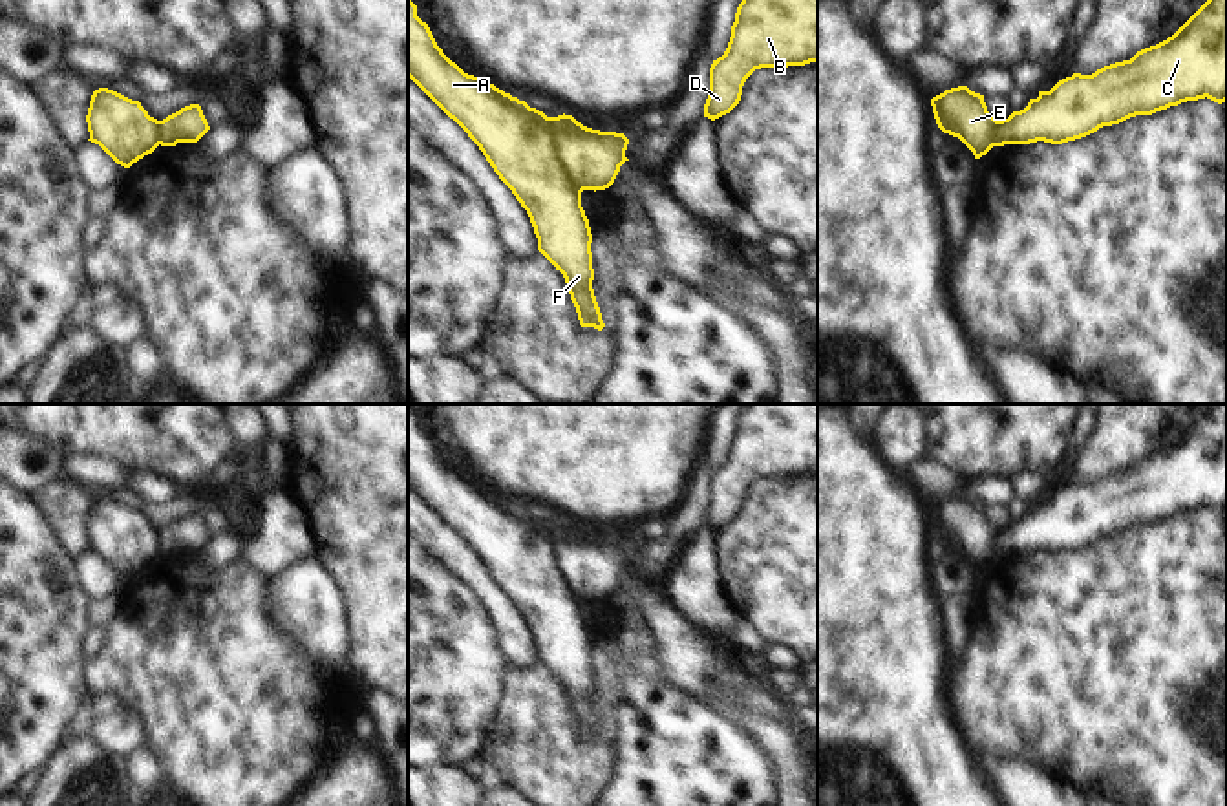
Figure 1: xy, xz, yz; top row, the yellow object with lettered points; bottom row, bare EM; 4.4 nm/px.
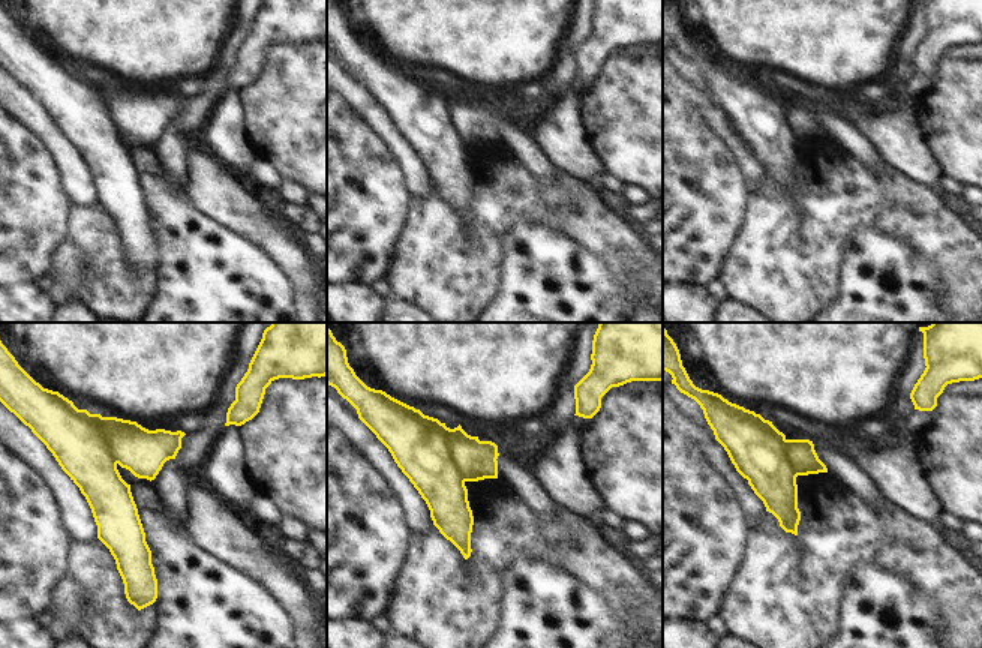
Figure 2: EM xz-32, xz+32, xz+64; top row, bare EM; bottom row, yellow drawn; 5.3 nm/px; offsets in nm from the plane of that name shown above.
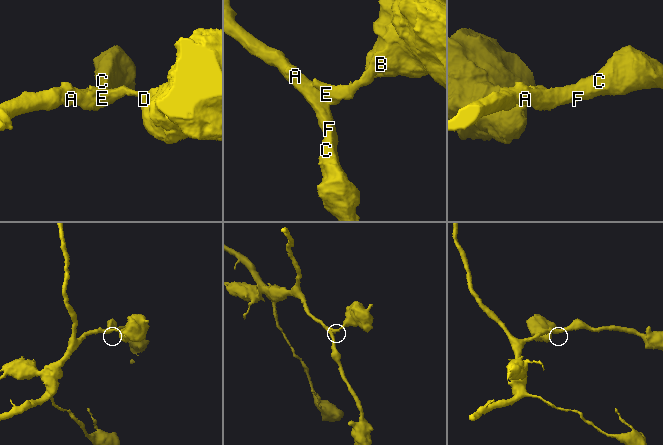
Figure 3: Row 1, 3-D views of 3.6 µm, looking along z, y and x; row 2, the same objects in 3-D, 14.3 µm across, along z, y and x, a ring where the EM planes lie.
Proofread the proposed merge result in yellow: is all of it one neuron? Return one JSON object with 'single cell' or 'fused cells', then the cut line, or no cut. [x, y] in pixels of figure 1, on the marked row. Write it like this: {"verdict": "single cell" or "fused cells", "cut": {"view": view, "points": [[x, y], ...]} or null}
{"verdict": "fused cells", "cut": {"view": "xz", "points": [[551, 117], [551, 139], [556, 159], [580, 192]]}}

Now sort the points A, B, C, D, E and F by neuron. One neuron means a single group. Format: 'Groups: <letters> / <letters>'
Groups: A C F / B D E.

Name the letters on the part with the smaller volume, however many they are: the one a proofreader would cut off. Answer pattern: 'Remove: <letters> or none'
Remove: B, D, E

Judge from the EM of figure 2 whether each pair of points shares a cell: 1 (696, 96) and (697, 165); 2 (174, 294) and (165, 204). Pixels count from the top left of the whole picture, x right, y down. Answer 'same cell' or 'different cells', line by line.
1: different cells
2: same cell

